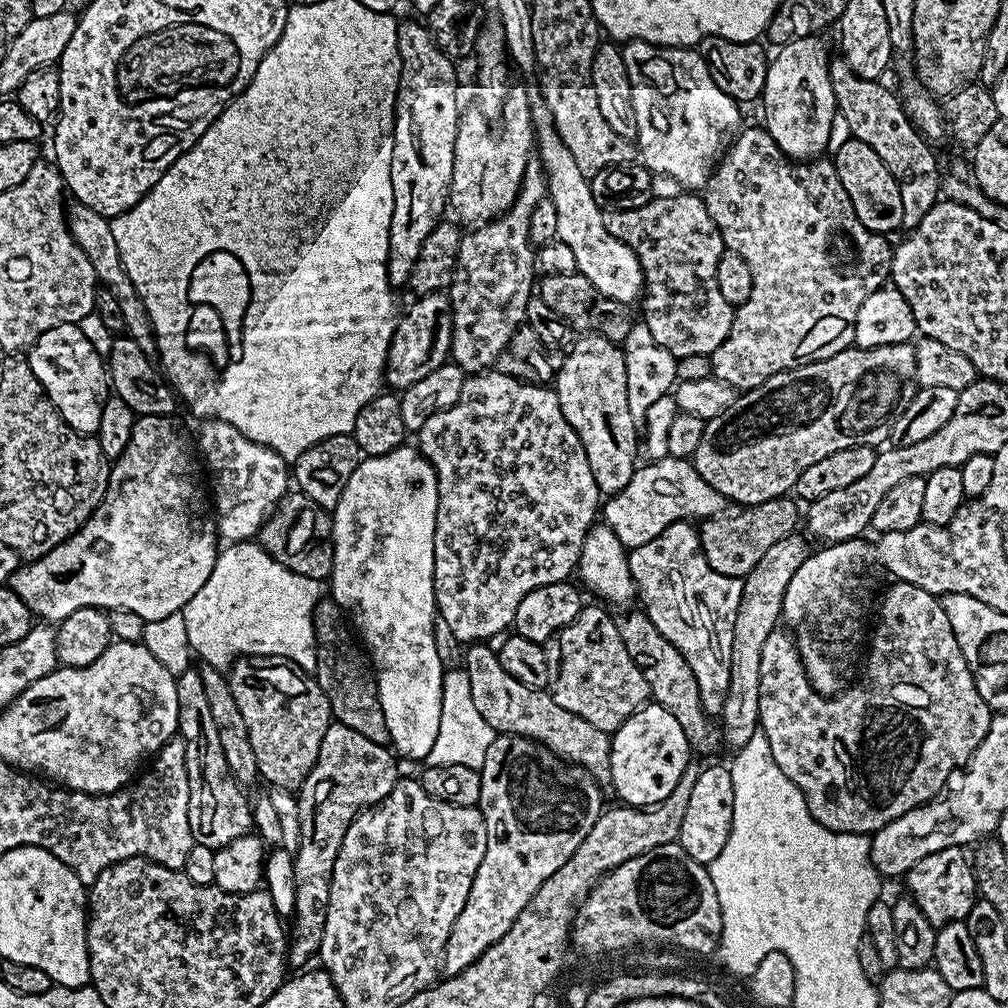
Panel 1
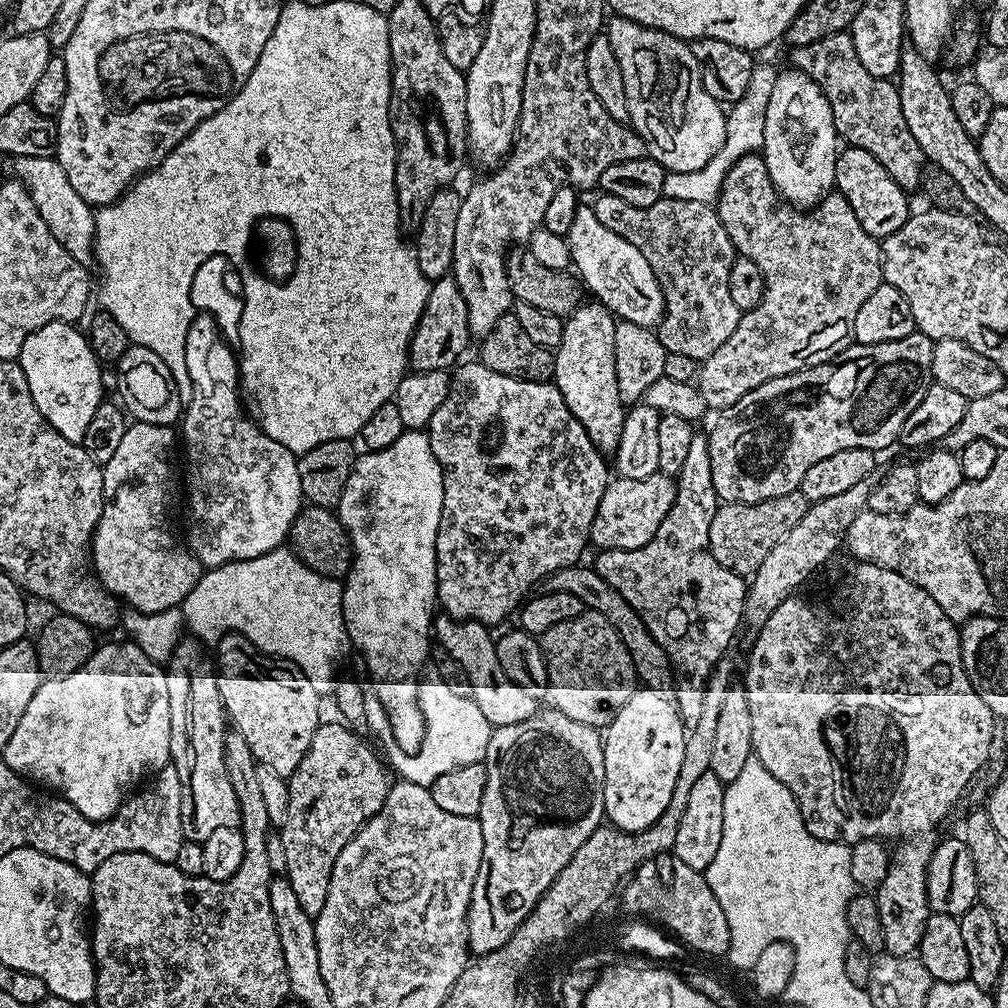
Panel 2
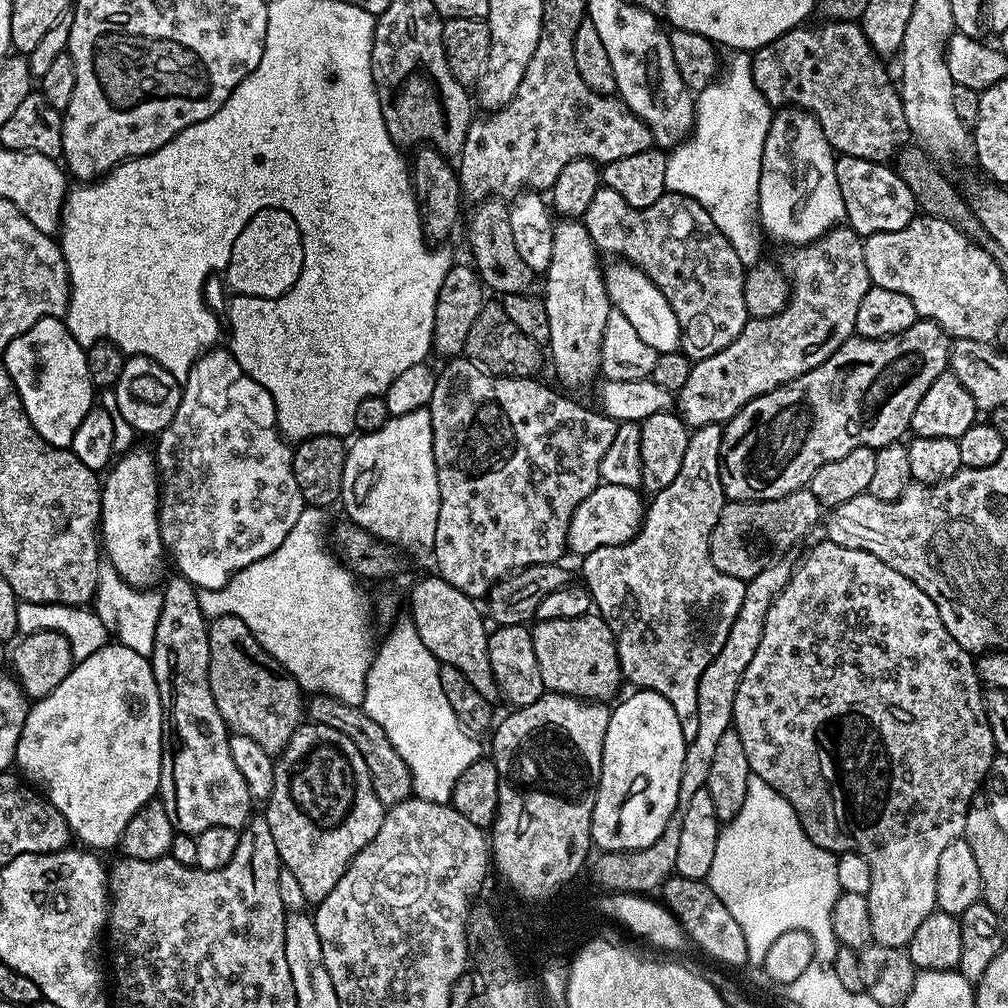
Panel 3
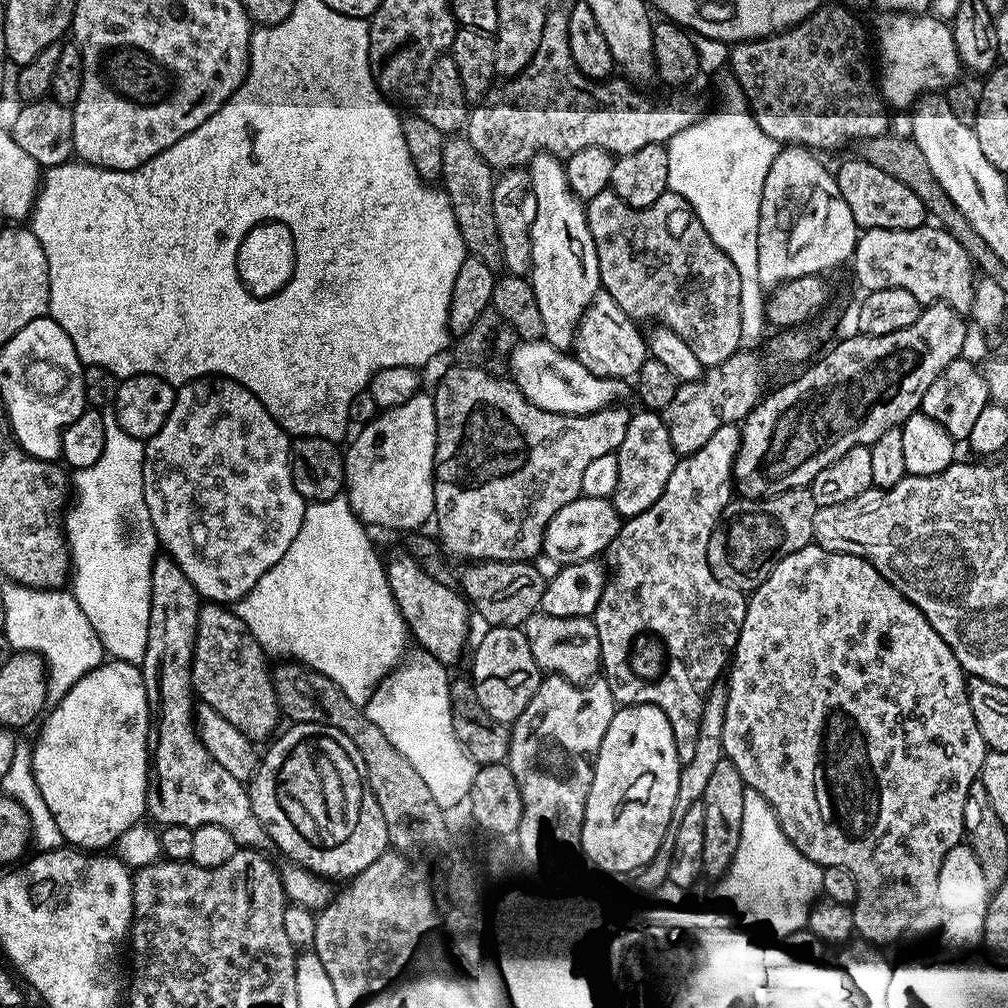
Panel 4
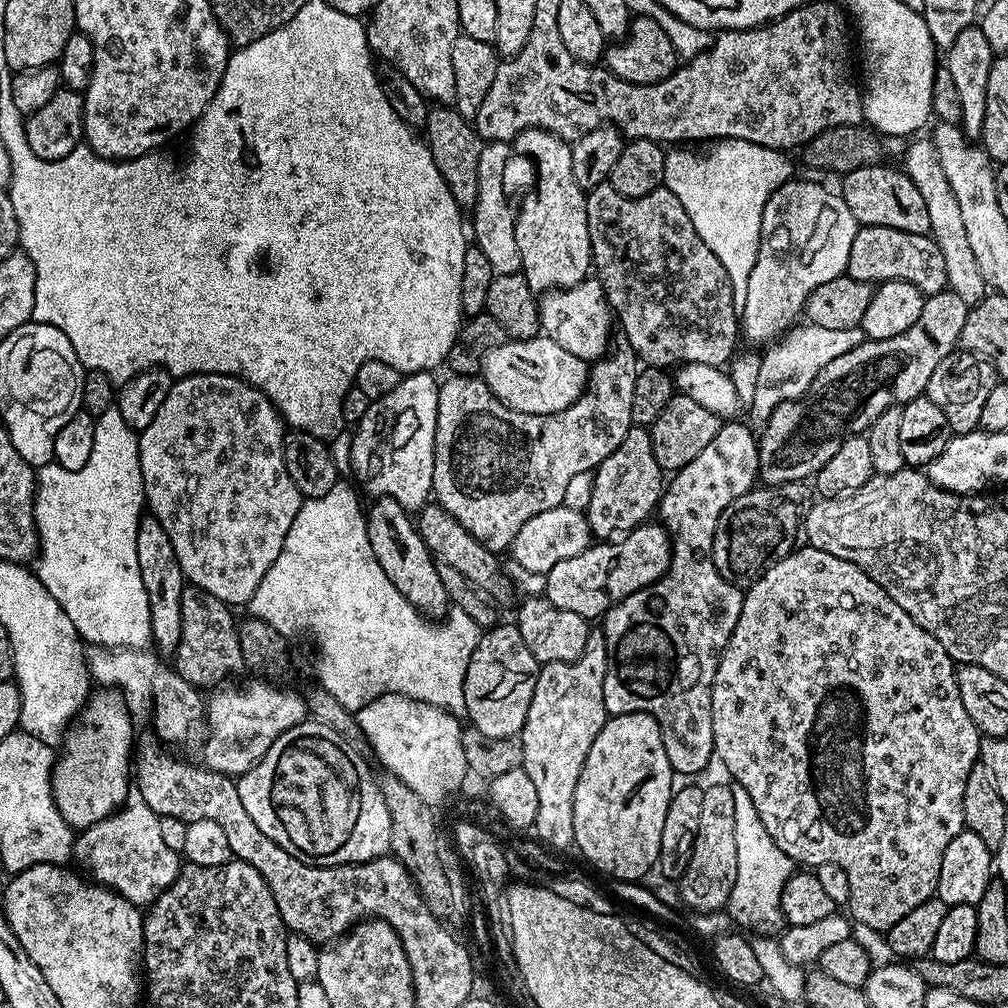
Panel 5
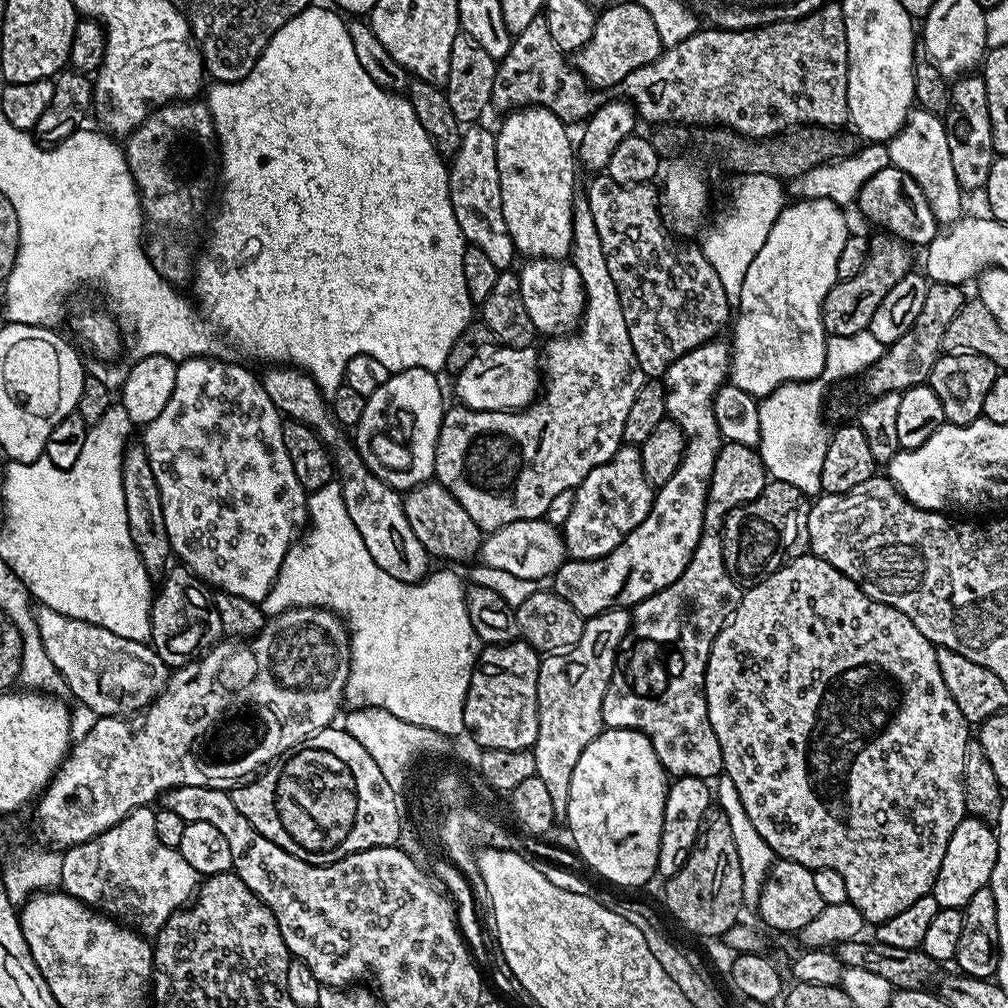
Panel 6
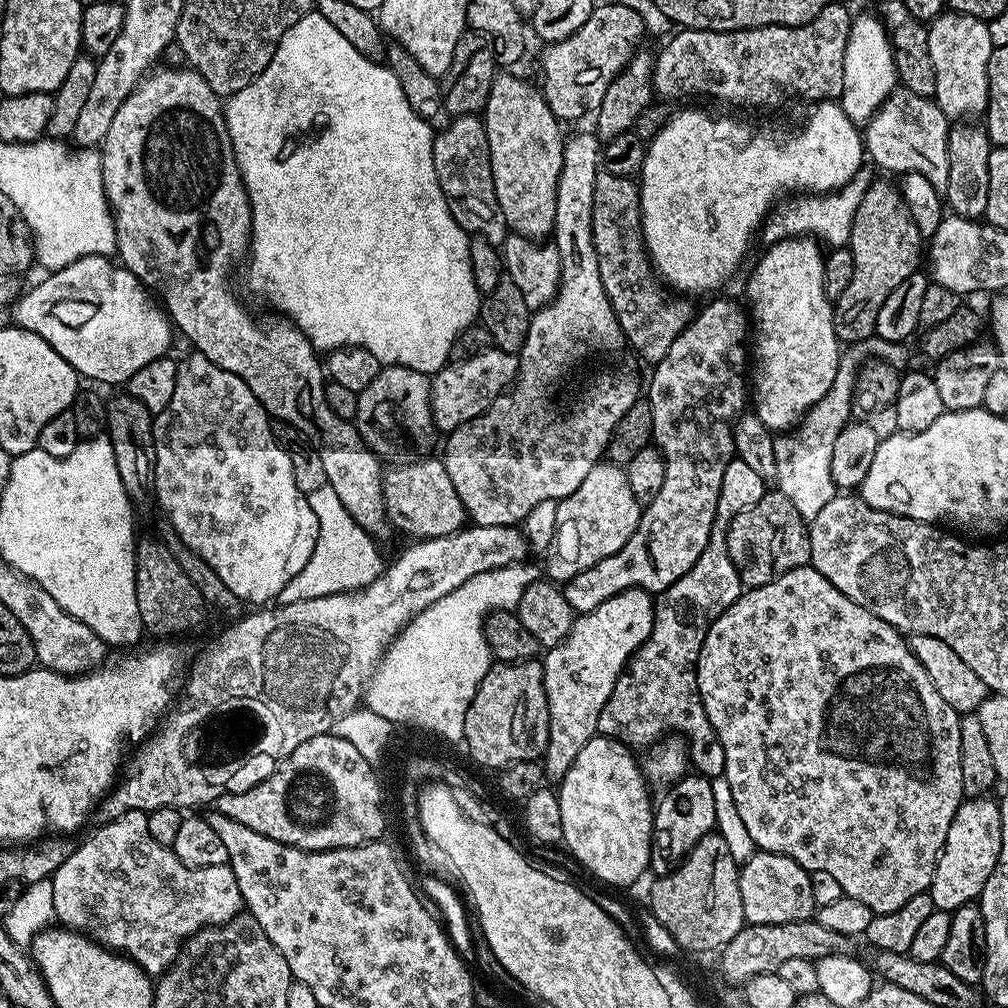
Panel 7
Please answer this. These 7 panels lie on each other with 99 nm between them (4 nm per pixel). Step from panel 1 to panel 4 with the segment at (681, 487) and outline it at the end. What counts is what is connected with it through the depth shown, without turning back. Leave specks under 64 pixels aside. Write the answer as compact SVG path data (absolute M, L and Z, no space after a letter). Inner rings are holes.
M580 495L574 502L562 506L562 510L558 510L544 527L543 555L548 555L556 566L597 559L607 553L608 543L620 533L621 523L622 517L611 499Z

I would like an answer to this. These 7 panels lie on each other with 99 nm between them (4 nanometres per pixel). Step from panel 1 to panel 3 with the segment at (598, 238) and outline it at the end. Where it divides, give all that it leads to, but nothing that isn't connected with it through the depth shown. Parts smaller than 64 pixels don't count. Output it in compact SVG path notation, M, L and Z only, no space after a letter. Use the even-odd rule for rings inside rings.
M616 260L612 264L612 268L607 267L603 273L608 301L613 309L629 319L630 326L637 331L638 338L654 349L657 355L679 351L681 328L666 296L640 268L625 260Z

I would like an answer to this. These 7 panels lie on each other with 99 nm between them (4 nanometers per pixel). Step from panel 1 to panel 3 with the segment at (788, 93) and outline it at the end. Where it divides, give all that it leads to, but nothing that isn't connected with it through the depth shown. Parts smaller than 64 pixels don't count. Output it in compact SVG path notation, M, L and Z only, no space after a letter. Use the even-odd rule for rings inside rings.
M795 106L781 107L773 115L761 162L758 224L765 237L768 235L780 244L788 244L784 246L809 244L845 219L842 190L838 190L836 181L836 162L834 149L828 145L826 134L822 134L822 126L815 116Z

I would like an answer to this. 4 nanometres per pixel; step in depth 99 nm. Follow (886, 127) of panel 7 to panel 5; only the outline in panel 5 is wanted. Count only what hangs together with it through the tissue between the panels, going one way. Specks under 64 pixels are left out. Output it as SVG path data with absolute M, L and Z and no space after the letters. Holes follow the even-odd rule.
M913 139L902 157L903 171L918 186L918 194L926 202L926 211L930 214L930 235L935 240L938 250L942 250L944 259L944 278L947 287L962 302L975 306L984 299L986 285L984 275L980 272L978 262L974 258L974 250L970 250L970 241L966 238L966 226L962 223L962 209L958 206L958 198L954 198L954 190L950 190L950 181L942 170L942 162L938 158L938 150L931 139Z

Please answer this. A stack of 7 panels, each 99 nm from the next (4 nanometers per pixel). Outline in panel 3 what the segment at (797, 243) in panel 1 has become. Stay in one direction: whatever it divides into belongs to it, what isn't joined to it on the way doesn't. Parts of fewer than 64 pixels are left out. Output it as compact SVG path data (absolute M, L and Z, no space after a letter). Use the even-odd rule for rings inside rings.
M837 226L814 242L801 244L785 252L788 253L779 257L778 263L790 285L788 305L770 318L750 318L742 334L738 334L738 338L730 342L730 346L718 350L718 354L710 354L710 358L702 358L693 363L690 378L686 378L686 386L682 386L674 400L678 415L689 429L700 428L708 423L723 425L734 414L738 414L738 410L746 406L746 402L788 384L804 372L814 370L814 366L826 362L826 358L830 358L830 354L834 354L838 346L852 339L856 331L858 306L862 298L866 298L869 288L873 287L870 274L866 270L862 237L852 228Z

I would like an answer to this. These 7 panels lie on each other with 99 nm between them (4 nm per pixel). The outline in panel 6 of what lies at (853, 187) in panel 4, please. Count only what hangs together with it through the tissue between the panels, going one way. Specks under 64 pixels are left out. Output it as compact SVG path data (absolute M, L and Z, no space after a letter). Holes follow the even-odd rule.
M888 167L879 170L872 178L865 182L861 189L858 204L864 207L864 212L876 224L881 224L881 229L903 240L909 246L927 246L938 231L934 218L934 210L930 210L930 202L926 202L926 194L922 194L922 186L897 168Z

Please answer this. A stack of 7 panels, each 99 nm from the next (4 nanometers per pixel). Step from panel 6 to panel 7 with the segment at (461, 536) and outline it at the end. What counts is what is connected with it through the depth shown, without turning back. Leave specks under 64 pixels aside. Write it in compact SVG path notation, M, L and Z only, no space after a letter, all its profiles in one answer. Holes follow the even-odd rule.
M428 456L425 460L412 460L409 464L396 462L392 469L383 473L383 508L389 525L410 536L409 539L429 540L445 537L460 531L467 523L467 512L454 490L450 474L446 472L443 459Z

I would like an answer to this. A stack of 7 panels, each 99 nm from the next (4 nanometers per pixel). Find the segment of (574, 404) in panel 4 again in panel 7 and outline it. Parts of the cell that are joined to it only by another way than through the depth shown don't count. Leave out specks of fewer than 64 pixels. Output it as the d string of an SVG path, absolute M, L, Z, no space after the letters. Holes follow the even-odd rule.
M495 346L460 364L445 364L430 380L433 425L439 431L441 428L441 433L447 434L460 424L478 418L492 407L494 400L504 395L509 385L515 381L518 369L520 360L513 353L504 352Z

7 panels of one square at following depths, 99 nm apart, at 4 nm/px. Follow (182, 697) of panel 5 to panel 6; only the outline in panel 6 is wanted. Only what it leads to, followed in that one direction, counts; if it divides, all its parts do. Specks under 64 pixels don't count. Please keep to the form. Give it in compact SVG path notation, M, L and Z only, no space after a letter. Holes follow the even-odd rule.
M41 607L35 613L36 628L40 632L42 646L50 662L67 684L67 691L84 704L95 717L118 716L128 718L143 711L163 692L170 673L167 664L159 658L155 648L149 643L134 642L133 639L118 637L102 626L82 622L78 618L66 618L54 610Z

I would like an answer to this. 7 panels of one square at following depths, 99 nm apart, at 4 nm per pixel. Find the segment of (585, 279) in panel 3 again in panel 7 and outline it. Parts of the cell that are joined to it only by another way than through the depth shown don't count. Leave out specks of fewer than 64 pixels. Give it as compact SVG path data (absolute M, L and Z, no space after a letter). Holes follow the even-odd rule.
M504 74L497 75L492 83L482 119L486 130L490 170L494 178L494 194L498 198L498 206L502 206L502 214L509 229L515 235L525 236L533 242L551 237L554 226L554 198L558 194L558 176L562 174L562 154L566 139L565 133L560 133L561 121L557 120L550 110L539 87L531 88L522 77Z

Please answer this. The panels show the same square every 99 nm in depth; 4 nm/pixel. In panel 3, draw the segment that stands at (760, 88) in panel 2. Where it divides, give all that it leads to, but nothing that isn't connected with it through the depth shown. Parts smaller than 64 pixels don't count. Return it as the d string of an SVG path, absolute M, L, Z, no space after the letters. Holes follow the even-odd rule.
M735 51L723 72L695 97L695 118L693 129L683 143L673 149L666 166L666 190L694 198L703 206L718 230L738 254L746 266L757 263L762 258L757 212L759 211L762 150L765 148L766 134L774 115L773 105L766 102L760 87L756 84L753 57L745 51Z

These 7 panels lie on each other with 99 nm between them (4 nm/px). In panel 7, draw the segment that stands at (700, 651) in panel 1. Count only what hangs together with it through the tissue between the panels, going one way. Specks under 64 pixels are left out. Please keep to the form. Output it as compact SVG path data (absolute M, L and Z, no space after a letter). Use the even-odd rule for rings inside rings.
M733 457L722 478L708 544L702 550L698 562L694 562L694 566L690 566L690 570L682 574L678 582L659 593L655 601L656 617L652 623L652 632L644 645L624 665L598 718L596 731L599 735L629 746L652 746L669 734L679 734L686 741L691 767L699 775L723 777L726 754L718 742L716 731L710 726L710 718L706 718L698 690L696 663L708 628L723 612L728 611L728 607L740 597L742 591L740 575L728 549L730 522L742 510L754 506L754 502L758 502L765 491L765 480L758 478L757 472L742 459Z

